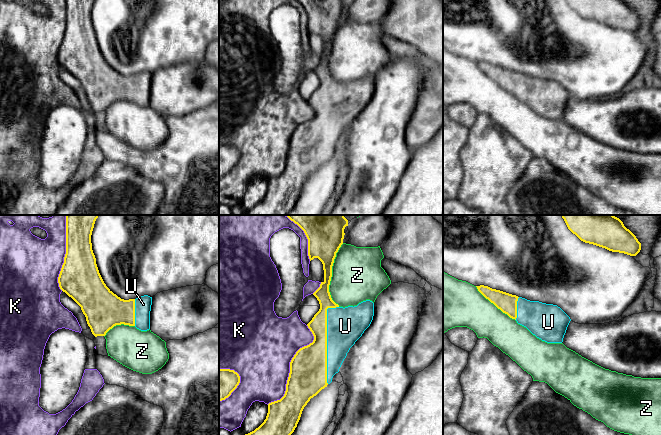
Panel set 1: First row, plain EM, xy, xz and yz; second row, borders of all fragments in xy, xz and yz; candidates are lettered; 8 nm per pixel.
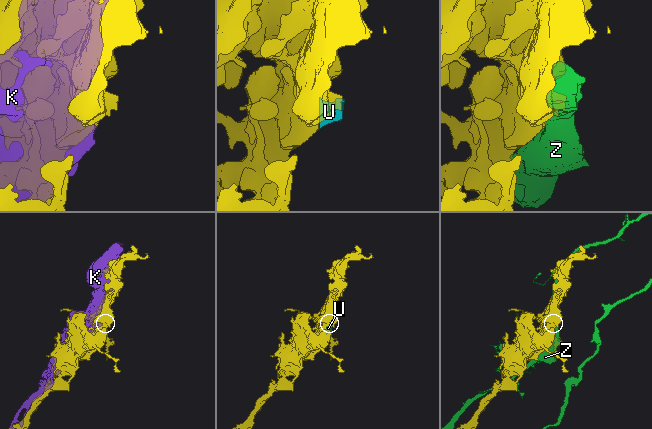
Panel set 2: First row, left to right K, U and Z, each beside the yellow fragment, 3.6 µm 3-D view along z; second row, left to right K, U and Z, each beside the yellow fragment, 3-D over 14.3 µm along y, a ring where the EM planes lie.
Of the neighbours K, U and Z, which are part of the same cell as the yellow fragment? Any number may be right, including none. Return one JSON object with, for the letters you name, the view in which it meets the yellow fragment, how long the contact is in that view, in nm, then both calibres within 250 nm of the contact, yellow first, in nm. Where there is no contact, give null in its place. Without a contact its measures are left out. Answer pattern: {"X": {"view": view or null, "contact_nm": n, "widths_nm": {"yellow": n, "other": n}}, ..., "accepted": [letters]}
{"U": {"view": "xz", "contact_nm": 650, "widths_nm": {"yellow": 280, "other": 300}}, "accepted": ["U"]}

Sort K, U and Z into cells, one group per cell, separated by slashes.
K / U / Z

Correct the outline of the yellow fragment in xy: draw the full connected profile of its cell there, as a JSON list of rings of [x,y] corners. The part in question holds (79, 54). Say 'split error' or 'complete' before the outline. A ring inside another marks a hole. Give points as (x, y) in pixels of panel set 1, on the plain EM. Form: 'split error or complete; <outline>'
split error; [[[66,0],[66,30],[58,53],[60,65],[81,83],[95,113],[105,112],[110,105],[121,100],[135,102],[141,107],[149,106],[152,73],[144,71],[136,75],[124,76],[106,62],[92,26],[93,4],[94,0]]]

